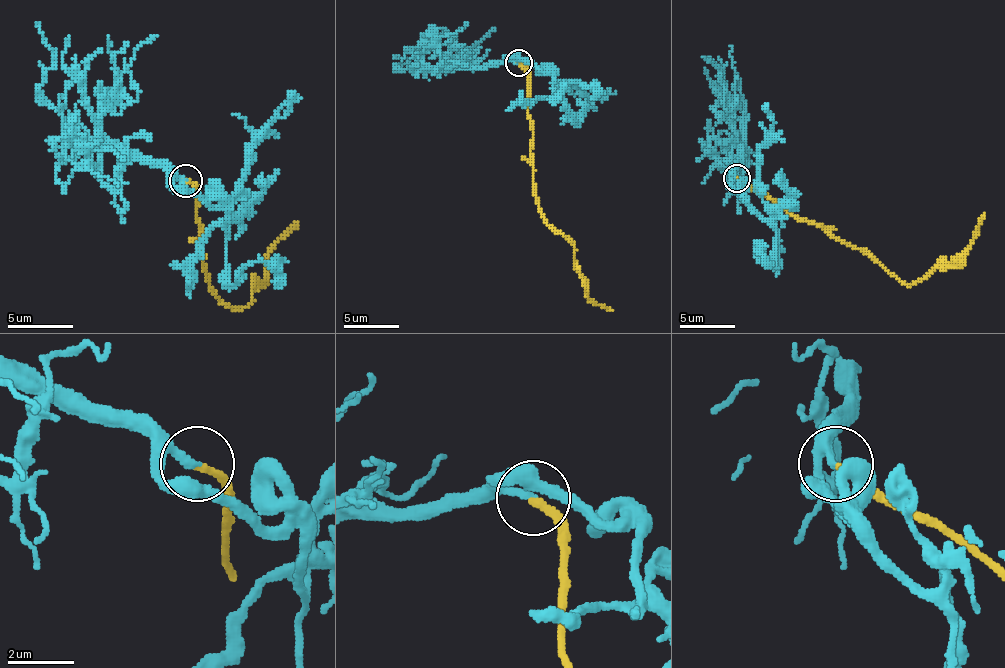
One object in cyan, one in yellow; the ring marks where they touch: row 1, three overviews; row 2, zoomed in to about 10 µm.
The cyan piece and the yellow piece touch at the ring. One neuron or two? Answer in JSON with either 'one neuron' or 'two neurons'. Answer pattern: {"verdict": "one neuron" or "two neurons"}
{"verdict": "one neuron"}

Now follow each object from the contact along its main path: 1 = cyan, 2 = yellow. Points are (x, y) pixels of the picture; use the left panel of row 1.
1: (186, 179), (186, 189), (222, 209), (226, 229), (245, 153), (275, 111), (294, 91)
2: (186, 179), (196, 189), (209, 287), (232, 307), (252, 301), (265, 261), (298, 222)

